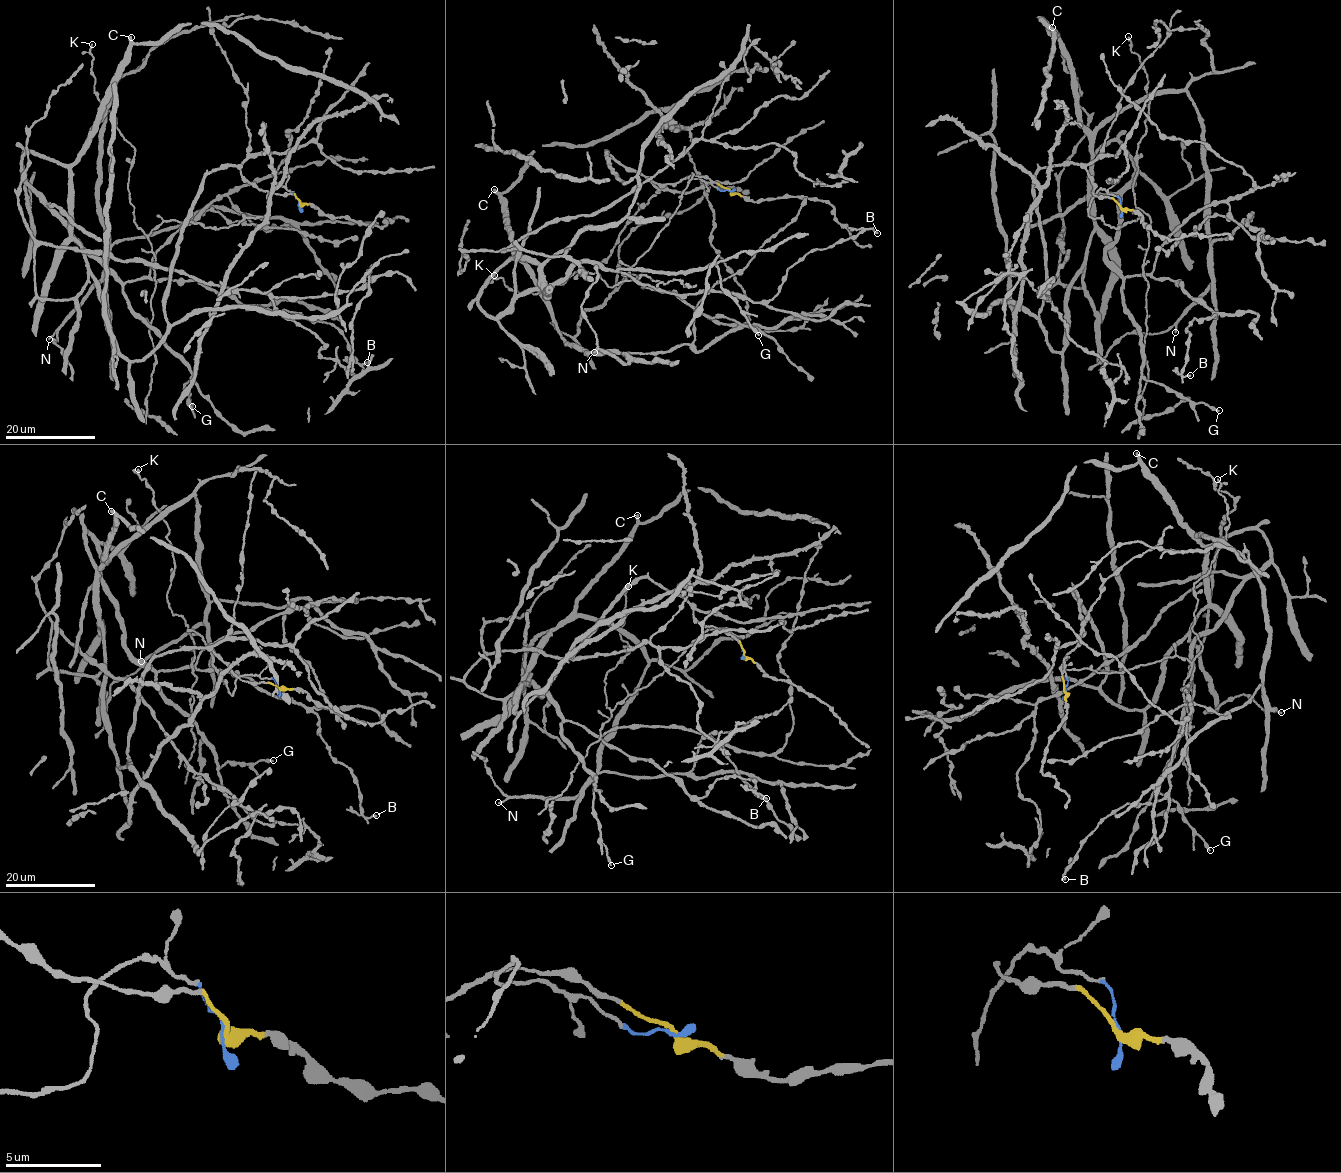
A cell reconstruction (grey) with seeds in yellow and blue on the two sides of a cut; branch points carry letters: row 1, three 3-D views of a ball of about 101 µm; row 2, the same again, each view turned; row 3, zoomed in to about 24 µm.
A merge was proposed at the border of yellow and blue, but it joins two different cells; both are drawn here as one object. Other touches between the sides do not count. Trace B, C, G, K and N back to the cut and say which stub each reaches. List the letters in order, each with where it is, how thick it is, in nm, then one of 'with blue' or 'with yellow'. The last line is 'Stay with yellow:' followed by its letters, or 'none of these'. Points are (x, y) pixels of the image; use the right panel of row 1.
B: (1190, 375) | 200 nm | with yellow
C: (1052, 27) | 420 nm | with yellow
G: (1219, 410) | 200 nm | with yellow
K: (1128, 36) | 200 nm | with blue
N: (1175, 332) | 240 nm | with yellow
Stay with yellow: B, C, G, N

